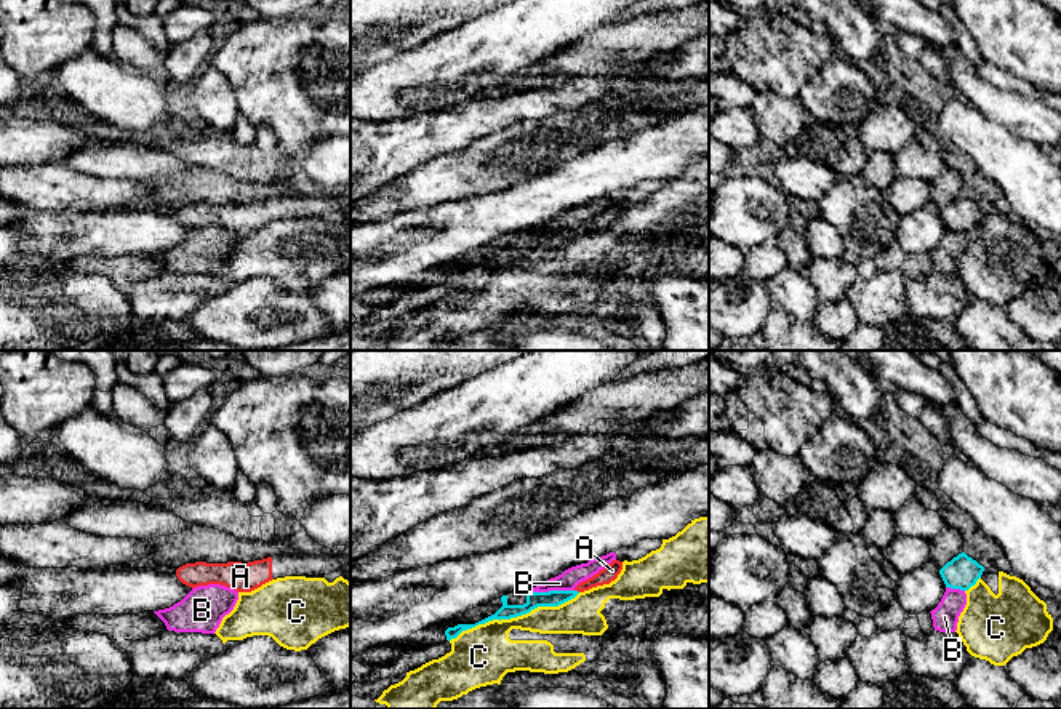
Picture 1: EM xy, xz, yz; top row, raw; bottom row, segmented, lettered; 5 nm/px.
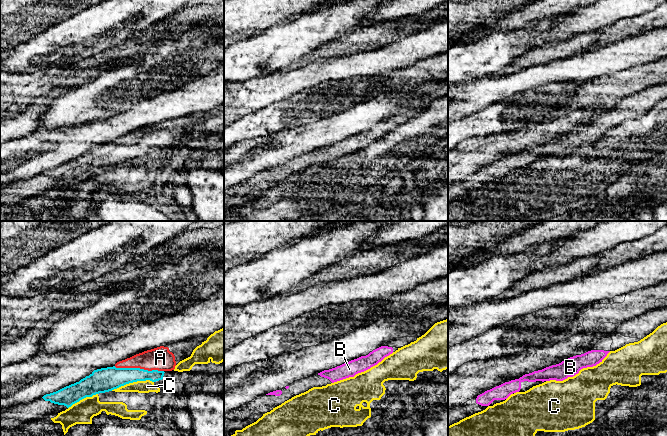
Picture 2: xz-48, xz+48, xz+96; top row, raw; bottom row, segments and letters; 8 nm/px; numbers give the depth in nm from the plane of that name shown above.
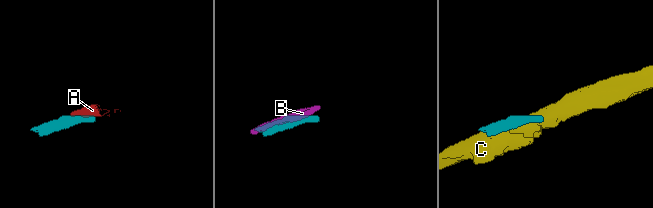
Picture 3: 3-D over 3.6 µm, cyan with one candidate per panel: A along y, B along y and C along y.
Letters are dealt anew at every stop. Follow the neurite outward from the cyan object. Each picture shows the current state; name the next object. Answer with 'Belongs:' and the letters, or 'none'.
Belongs: A

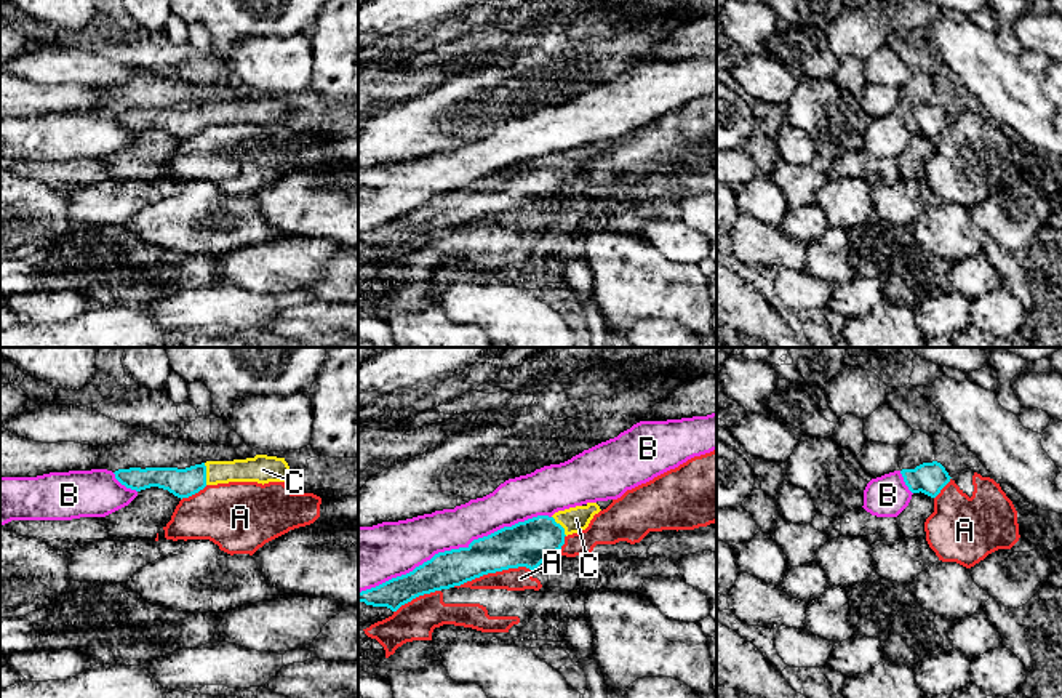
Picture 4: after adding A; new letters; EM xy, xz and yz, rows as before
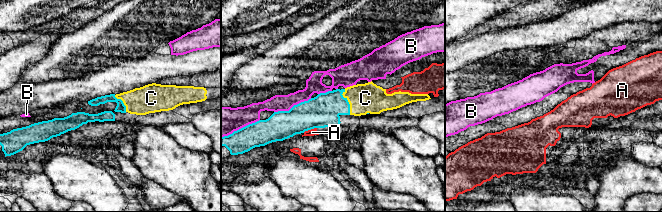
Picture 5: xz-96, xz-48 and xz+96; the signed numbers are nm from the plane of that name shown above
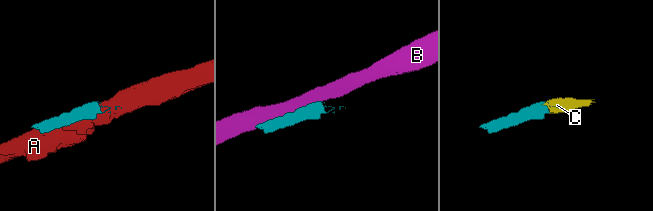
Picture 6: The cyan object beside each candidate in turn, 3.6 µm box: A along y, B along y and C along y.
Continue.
Belongs: C

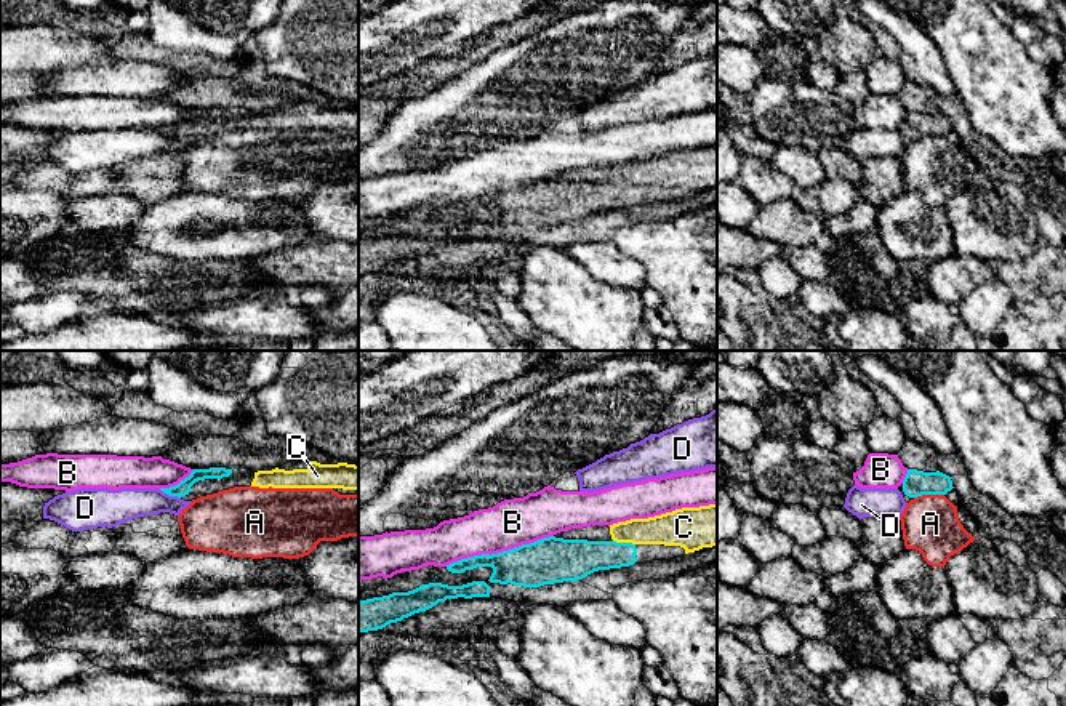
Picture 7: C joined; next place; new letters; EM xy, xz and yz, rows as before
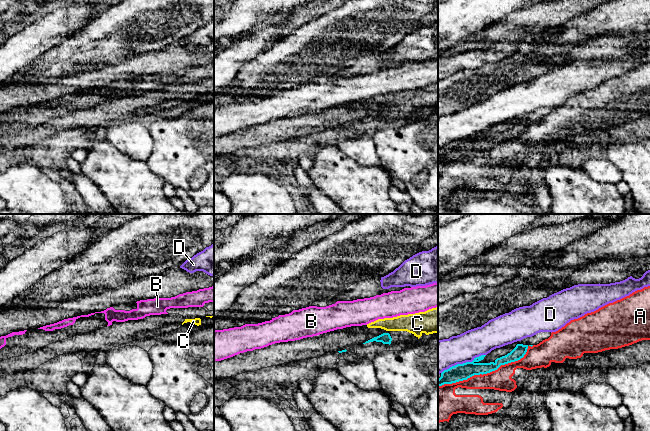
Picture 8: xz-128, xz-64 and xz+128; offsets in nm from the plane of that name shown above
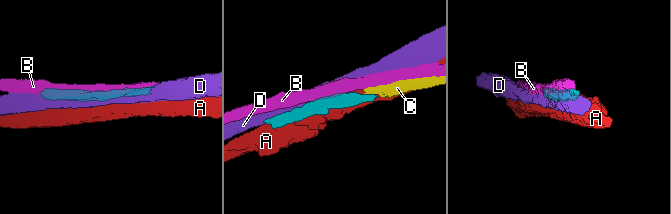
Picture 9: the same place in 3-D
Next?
Belongs: C

